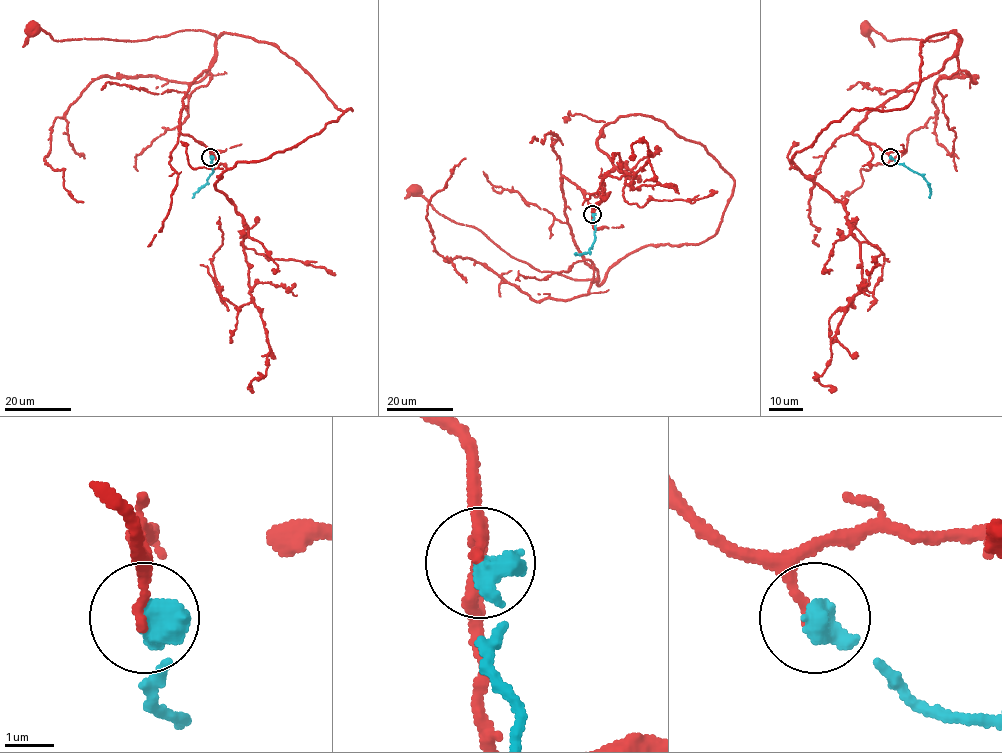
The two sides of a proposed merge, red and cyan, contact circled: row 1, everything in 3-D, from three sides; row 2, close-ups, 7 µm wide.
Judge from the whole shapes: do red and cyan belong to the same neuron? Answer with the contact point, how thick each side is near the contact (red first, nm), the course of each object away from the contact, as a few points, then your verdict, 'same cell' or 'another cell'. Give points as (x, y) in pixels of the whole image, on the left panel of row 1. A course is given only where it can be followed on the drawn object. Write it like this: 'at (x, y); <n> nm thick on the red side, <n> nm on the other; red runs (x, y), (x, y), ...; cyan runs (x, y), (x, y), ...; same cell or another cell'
at (210, 157); 190 nm thick on the red side, 600 nm on the other; red runs (211, 157), (180, 129), (182, 100), (215, 61), (212, 34), (55, 40), (32, 27); cyan runs (211, 157), (213, 164), (211, 175), (192, 198); another cell

